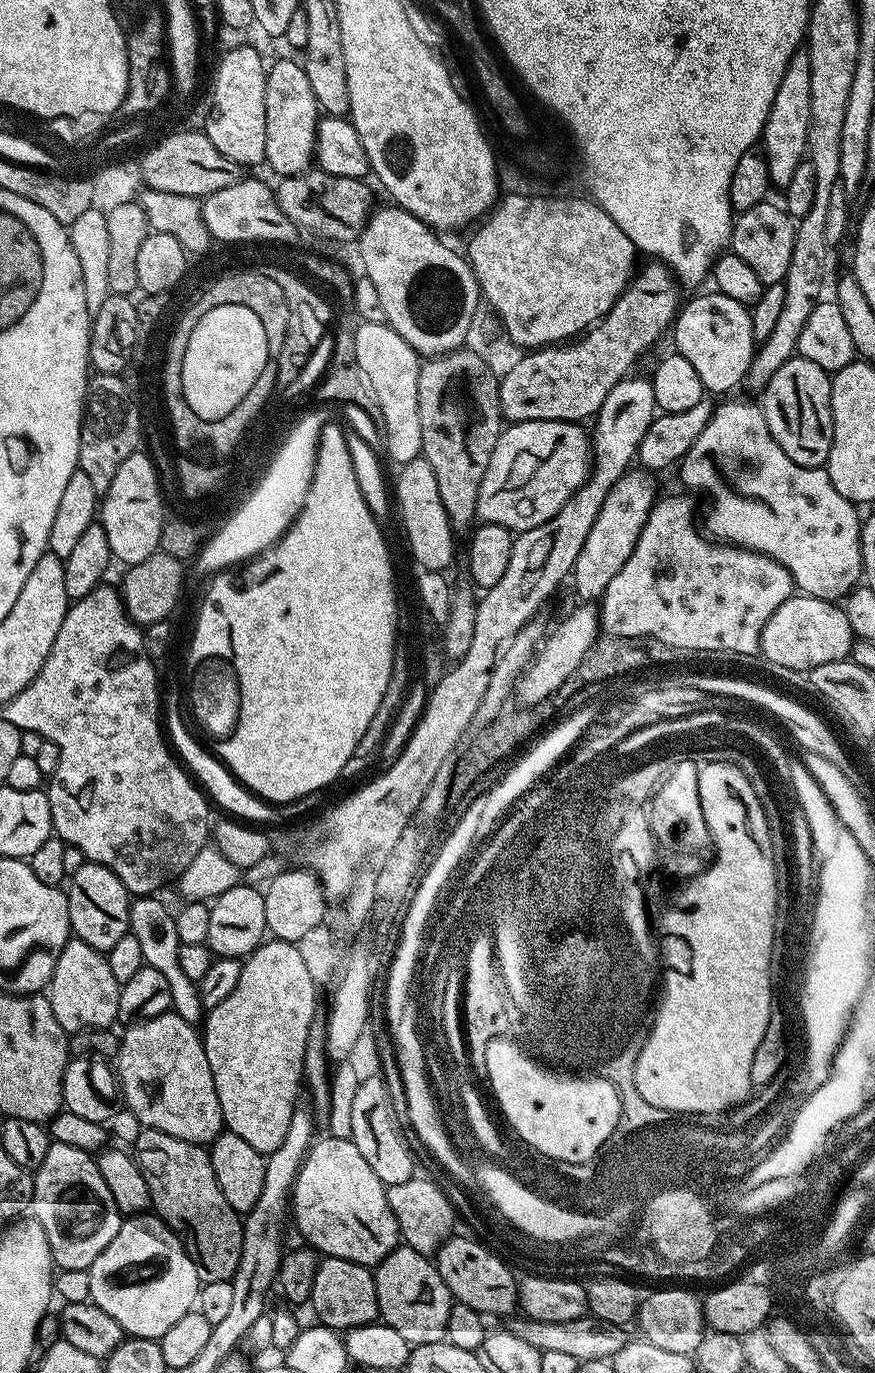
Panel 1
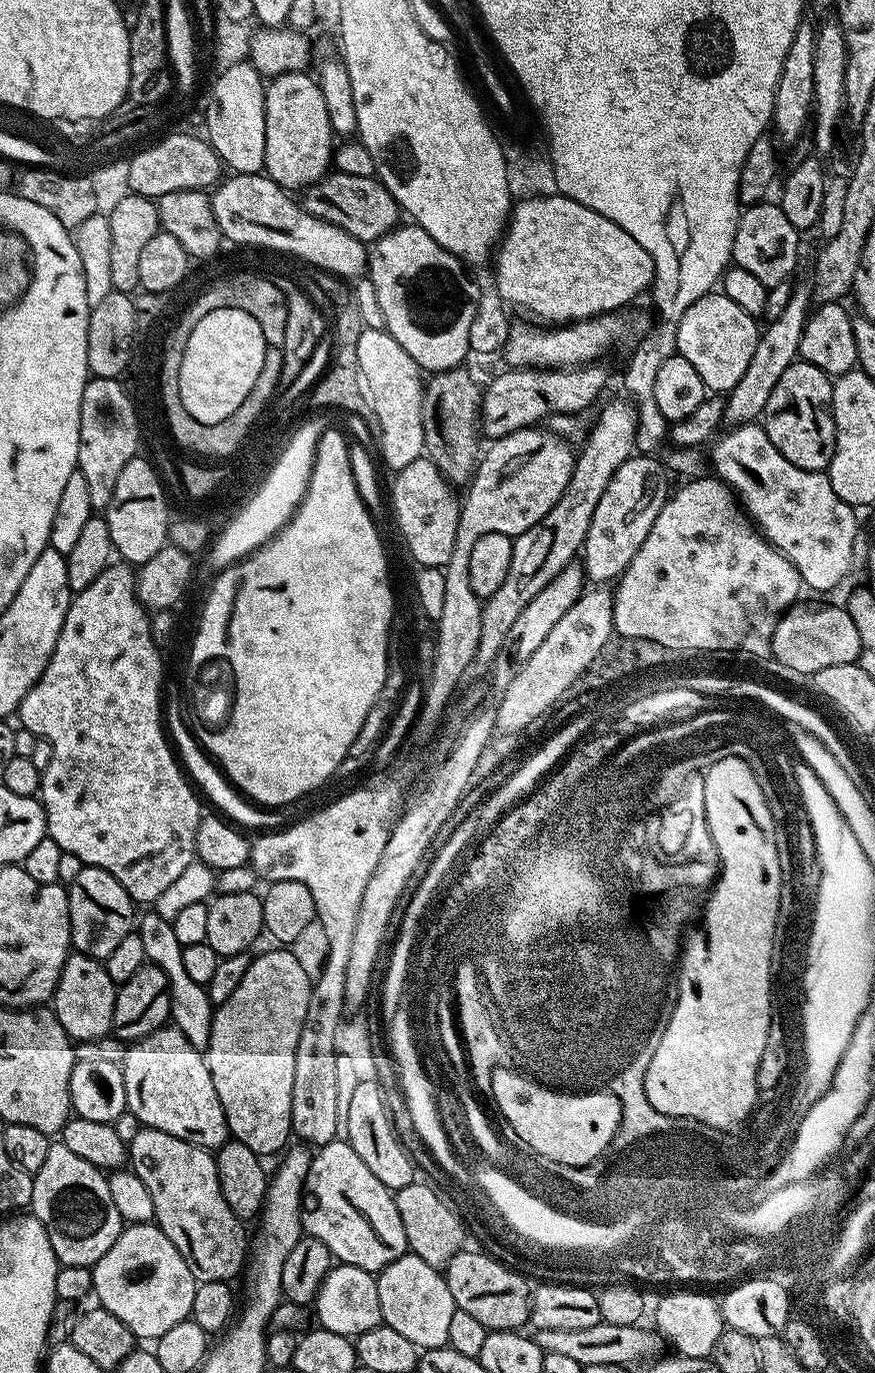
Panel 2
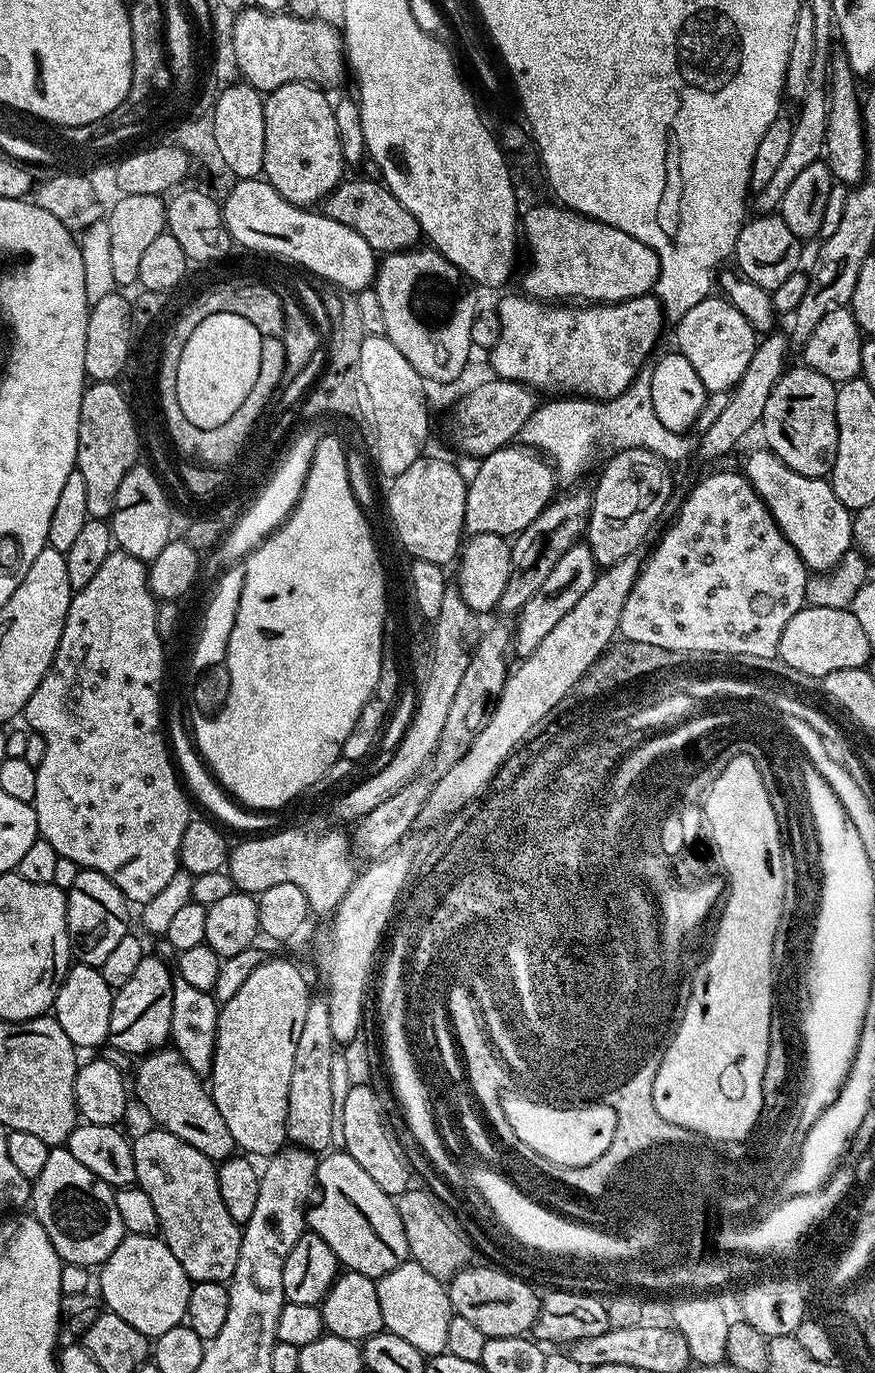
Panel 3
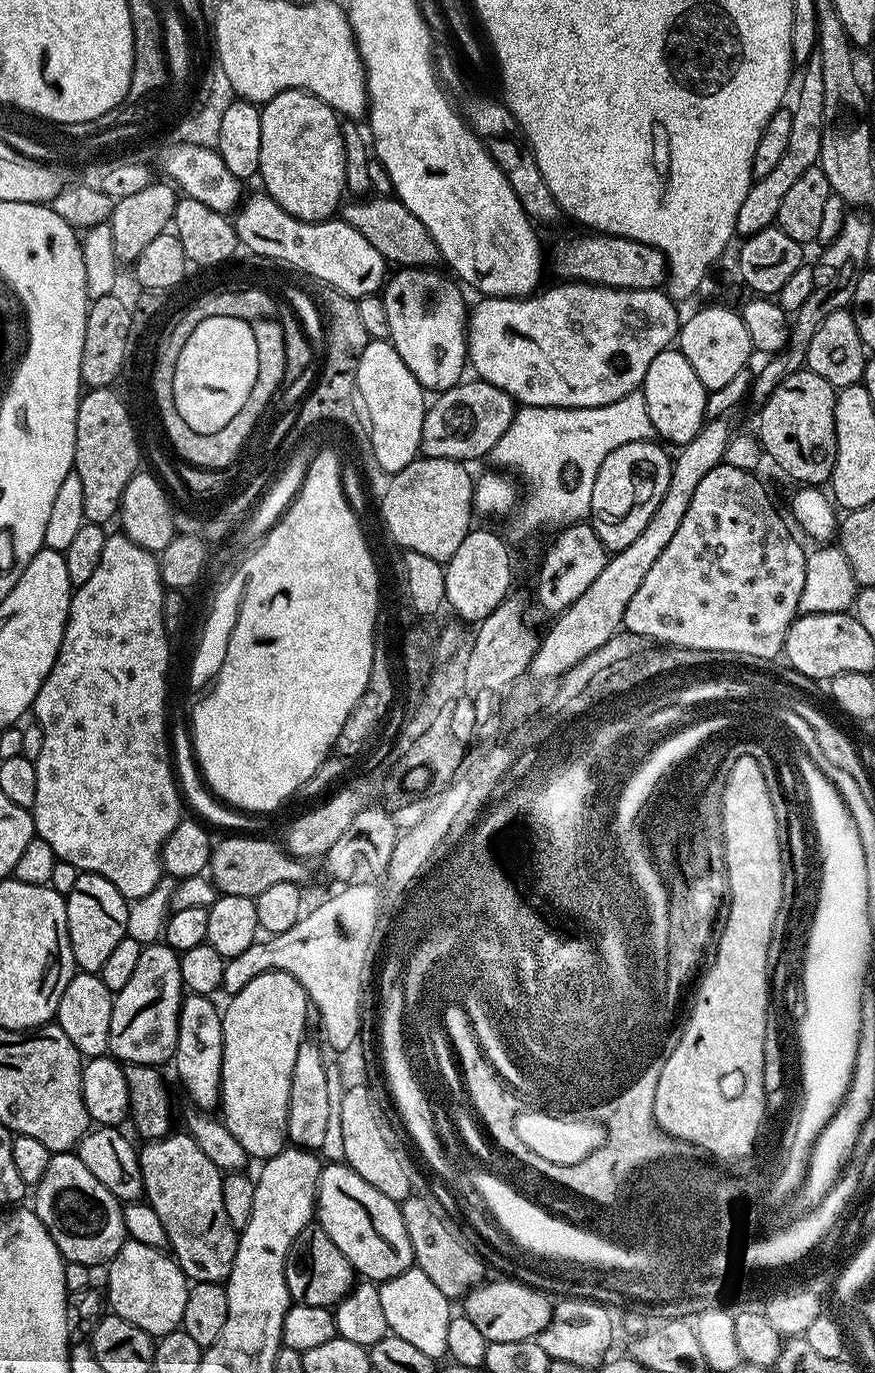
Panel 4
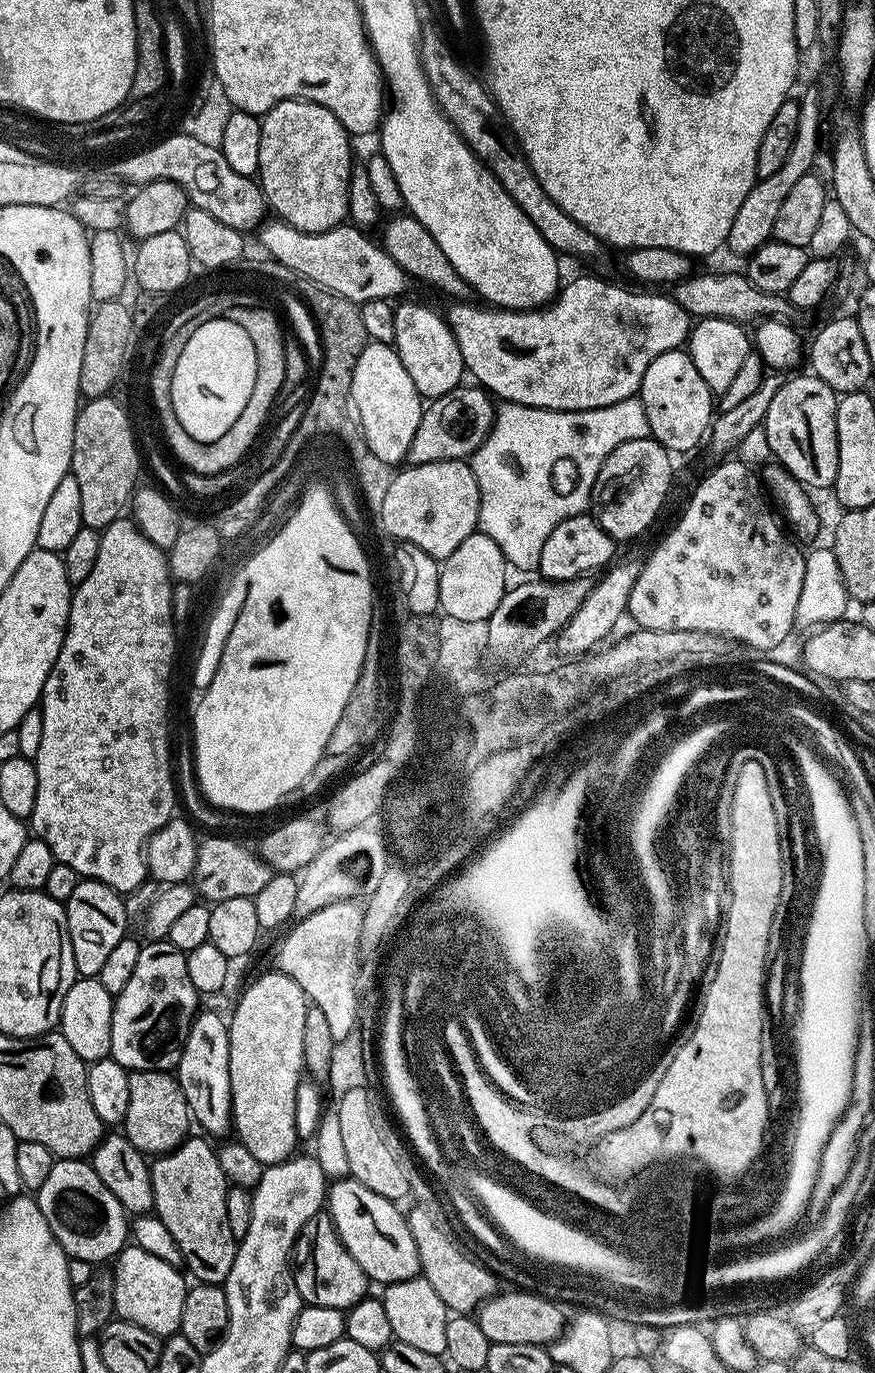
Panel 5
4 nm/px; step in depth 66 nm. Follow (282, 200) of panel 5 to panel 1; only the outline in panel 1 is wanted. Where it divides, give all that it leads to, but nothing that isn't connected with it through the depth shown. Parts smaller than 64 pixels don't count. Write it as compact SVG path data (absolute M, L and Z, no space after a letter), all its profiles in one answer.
M280 60L267 69L266 78L266 154L267 167L277 172L277 177L299 176L313 167L316 154L316 131L322 117L320 103L314 98L314 90L310 86L310 78L306 78L303 63L292 60Z

